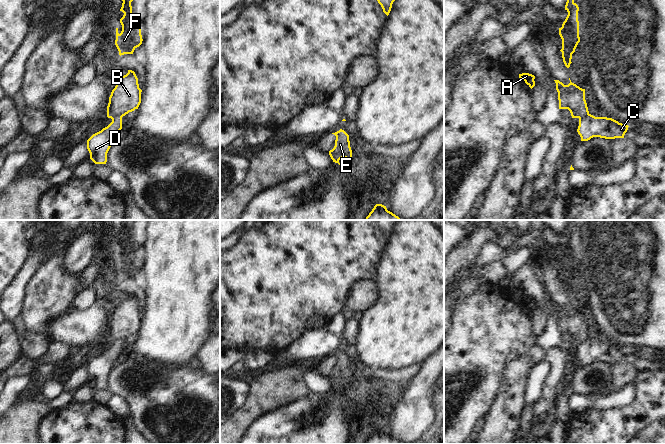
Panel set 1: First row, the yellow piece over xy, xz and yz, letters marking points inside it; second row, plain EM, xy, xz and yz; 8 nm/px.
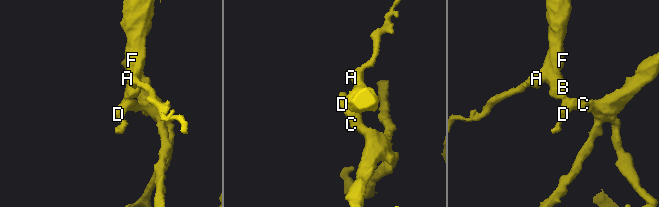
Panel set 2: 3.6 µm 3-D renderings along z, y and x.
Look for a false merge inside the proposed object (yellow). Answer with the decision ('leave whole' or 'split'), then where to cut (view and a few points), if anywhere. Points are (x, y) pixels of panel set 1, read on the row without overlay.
split | xy (121, 340), (116, 340), (112, 343)

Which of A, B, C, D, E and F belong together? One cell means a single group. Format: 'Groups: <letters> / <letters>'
Groups: A B F / C D E

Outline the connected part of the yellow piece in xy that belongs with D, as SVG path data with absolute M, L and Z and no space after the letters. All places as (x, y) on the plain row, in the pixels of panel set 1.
M122 341L112 343L112 346L101 355L93 358L87 364L90 383L95 388L106 388L107 377L114 366L115 359L122 353Z

